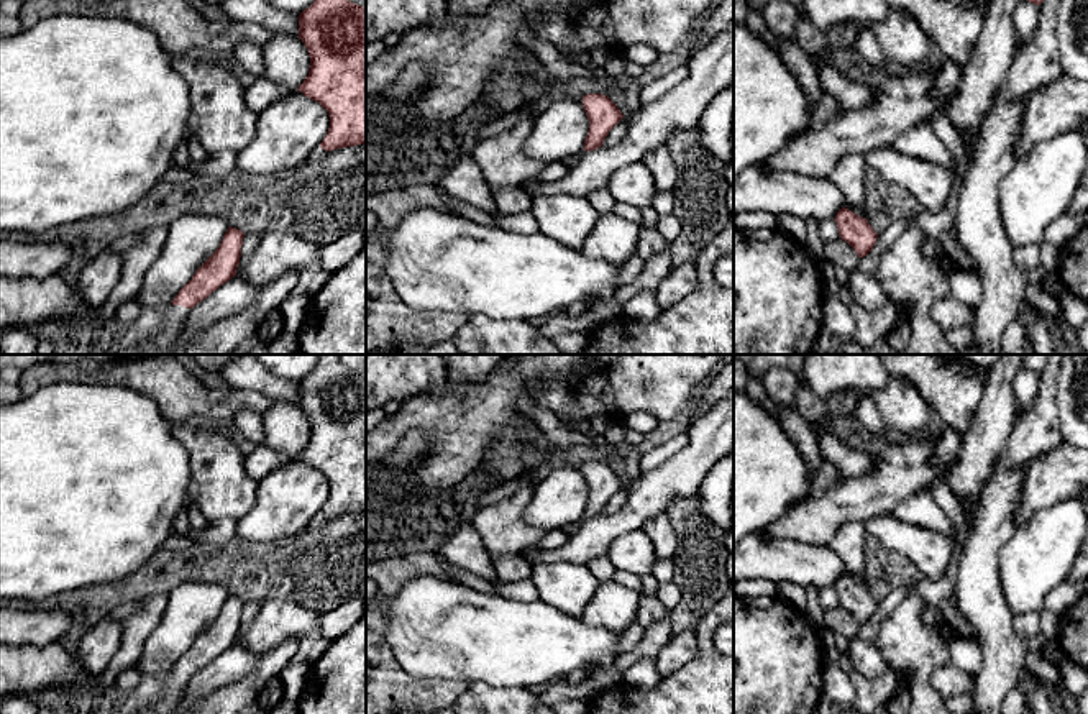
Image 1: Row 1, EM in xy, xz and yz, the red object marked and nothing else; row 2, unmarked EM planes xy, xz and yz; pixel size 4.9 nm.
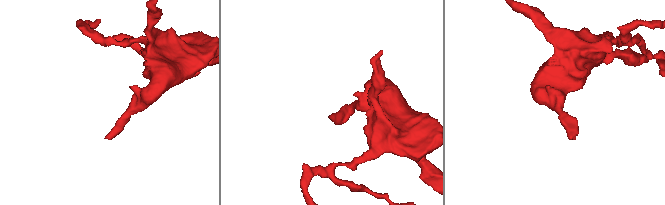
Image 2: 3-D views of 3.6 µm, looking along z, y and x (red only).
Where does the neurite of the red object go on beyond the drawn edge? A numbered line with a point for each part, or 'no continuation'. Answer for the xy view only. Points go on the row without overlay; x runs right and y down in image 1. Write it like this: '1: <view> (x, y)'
1: xy (176, 683)

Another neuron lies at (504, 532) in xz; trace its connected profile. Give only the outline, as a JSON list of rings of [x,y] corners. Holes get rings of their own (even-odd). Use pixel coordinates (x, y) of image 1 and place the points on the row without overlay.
[[[520,489],[494,504],[481,507],[473,525],[492,556],[512,556],[535,548],[545,530],[532,527],[523,519],[533,489]]]

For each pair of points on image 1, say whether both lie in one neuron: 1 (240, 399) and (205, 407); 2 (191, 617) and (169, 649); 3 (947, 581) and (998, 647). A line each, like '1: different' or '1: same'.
1: same
2: same
3: different

